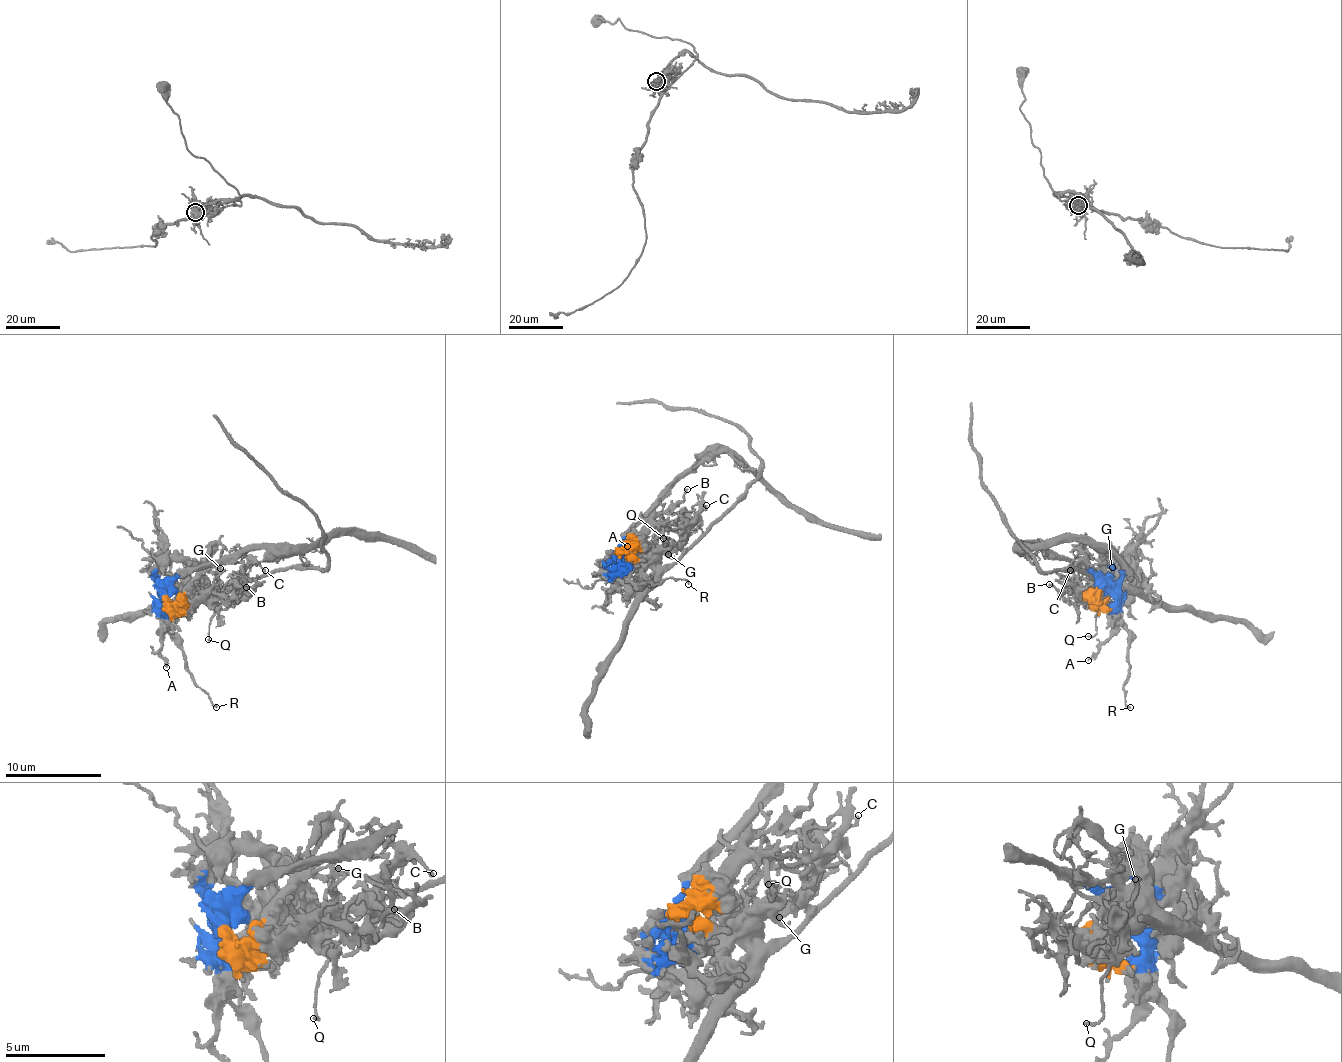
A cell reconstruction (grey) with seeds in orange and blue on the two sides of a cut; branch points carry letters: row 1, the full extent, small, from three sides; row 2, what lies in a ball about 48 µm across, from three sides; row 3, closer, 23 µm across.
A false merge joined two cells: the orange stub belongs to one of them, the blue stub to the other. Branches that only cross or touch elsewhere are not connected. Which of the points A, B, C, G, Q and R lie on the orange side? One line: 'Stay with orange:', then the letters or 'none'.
Stay with orange: B, C, G, Q

